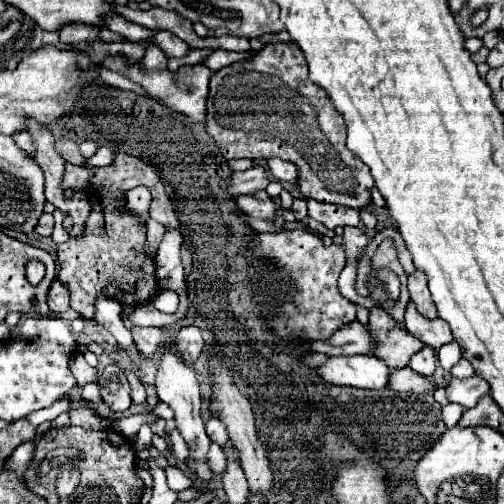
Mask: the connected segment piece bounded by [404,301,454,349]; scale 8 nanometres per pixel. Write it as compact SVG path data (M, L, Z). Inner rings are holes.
M408 301L408 307L406 307L406 329L418 337L424 345L432 347L432 349L438 349L442 347L444 343L450 343L454 341L454 337L450 335L450 327L446 323L442 323L442 319L426 319L422 317L414 303Z

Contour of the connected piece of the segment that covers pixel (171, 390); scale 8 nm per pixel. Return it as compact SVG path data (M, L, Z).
M164 349L162 351L162 359L158 365L158 373L156 373L156 393L160 397L160 401L168 403L174 409L174 419L176 419L176 427L180 431L180 435L184 437L184 441L188 443L190 451L192 451L192 461L188 463L190 471L194 471L200 479L204 479L206 483L212 479L212 471L208 469L204 455L208 451L210 439L204 431L204 421L200 419L200 381L196 377L196 371L192 365L186 365L182 359L178 359L178 355L172 349Z

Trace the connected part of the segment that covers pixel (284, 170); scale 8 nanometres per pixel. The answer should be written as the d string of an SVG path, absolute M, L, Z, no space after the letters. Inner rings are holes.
M268 159L268 173L274 181L296 181L298 179L298 169L290 163L290 161L282 161L282 159Z

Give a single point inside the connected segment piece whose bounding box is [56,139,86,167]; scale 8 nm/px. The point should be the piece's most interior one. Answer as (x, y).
(70, 152)

